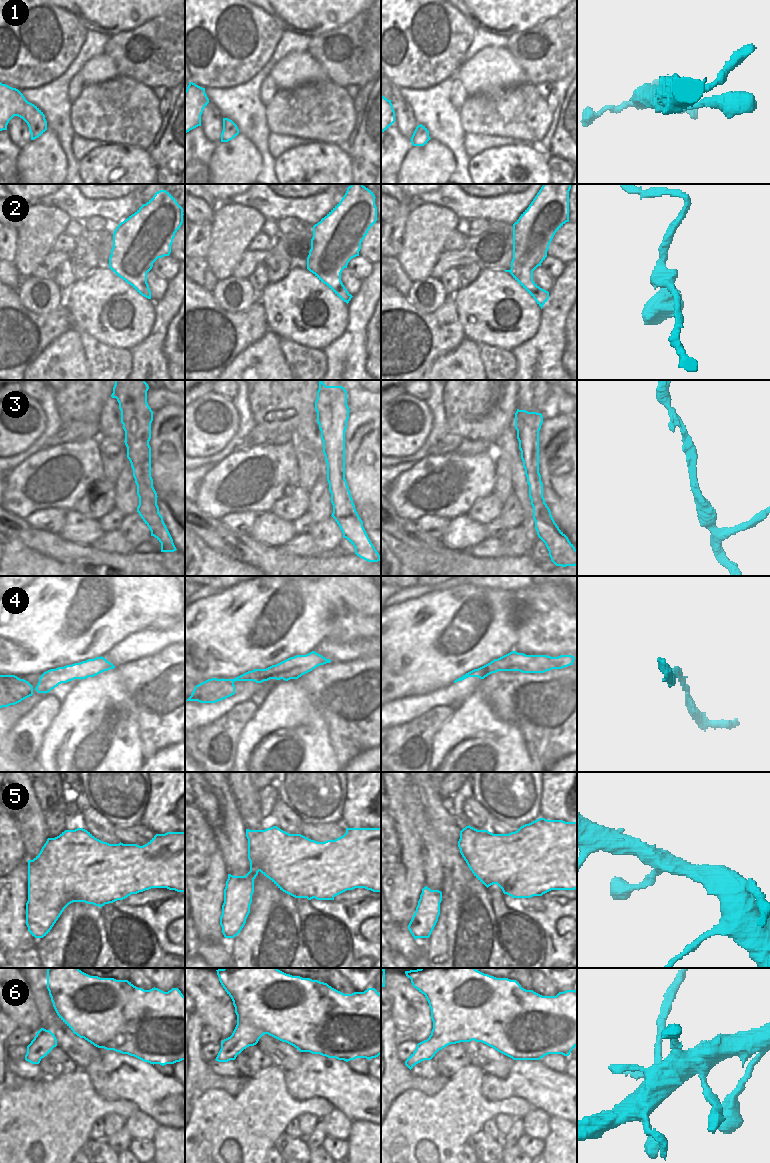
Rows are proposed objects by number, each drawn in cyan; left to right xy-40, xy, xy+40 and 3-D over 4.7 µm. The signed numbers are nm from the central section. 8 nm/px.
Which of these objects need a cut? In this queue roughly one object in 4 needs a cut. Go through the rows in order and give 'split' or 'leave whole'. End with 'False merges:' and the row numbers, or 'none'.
1: leave whole
2: leave whole
3: leave whole
4: leave whole
5: leave whole
6: split
False merges: 6

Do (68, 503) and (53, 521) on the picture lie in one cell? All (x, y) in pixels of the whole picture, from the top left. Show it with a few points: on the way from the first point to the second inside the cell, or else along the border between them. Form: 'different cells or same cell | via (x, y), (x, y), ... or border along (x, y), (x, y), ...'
different cells | border along (66, 509), (46, 508), (40, 510)

